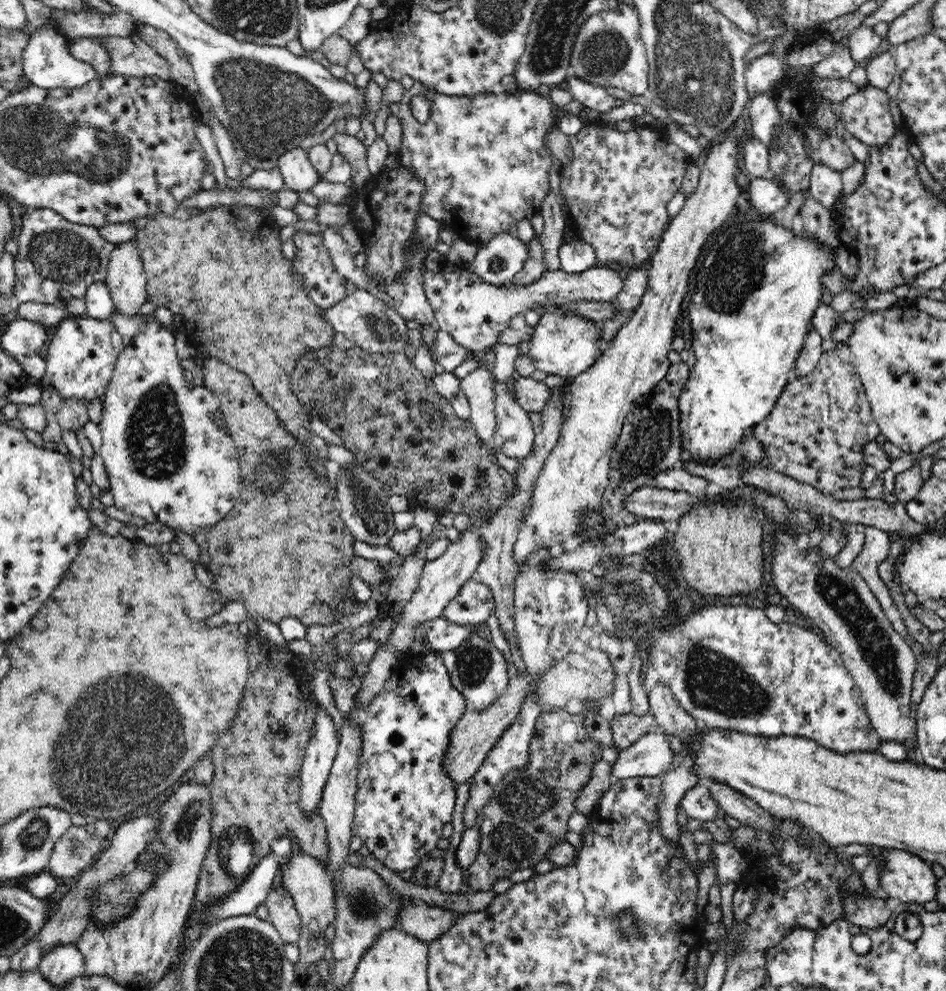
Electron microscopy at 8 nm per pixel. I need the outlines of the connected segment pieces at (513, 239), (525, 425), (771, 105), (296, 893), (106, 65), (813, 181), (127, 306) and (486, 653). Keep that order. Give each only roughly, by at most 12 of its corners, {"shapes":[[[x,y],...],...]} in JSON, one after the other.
{"shapes":[[[512,231],[478,245],[472,272],[502,286],[531,259]],[[495,380],[494,450],[524,460],[534,424],[511,384]],[[768,92],[749,99],[750,135],[768,147],[781,116]],[[302,850],[281,864],[301,918],[295,975],[323,962],[337,908],[332,877]],[[98,36],[70,40],[77,60],[111,76],[110,55]],[[812,168],[812,198],[831,208],[842,196],[841,173]],[[132,240],[111,252],[104,282],[116,315],[140,315],[147,277]],[[472,633],[438,653],[467,710],[491,705],[510,680],[504,654]]]}

